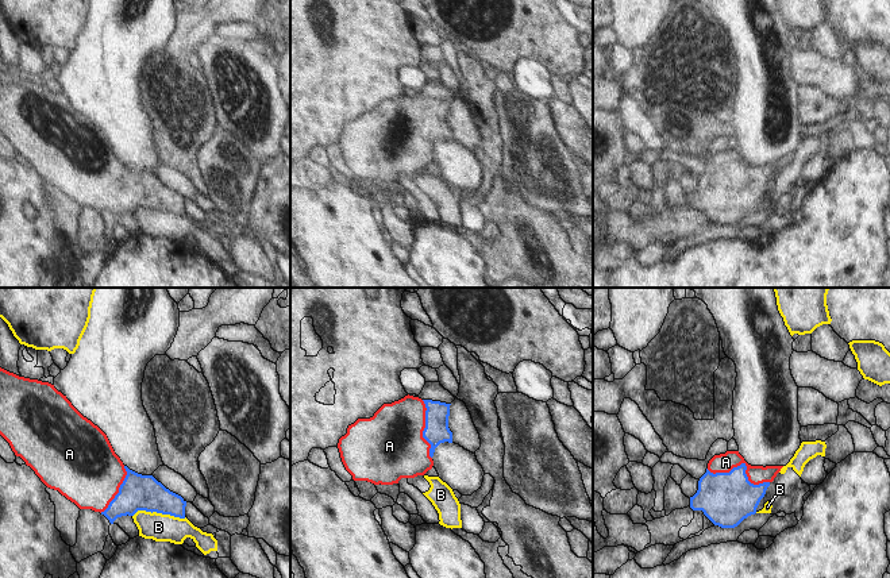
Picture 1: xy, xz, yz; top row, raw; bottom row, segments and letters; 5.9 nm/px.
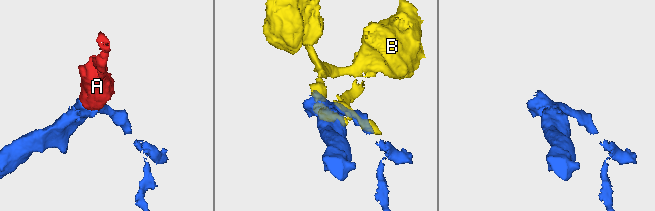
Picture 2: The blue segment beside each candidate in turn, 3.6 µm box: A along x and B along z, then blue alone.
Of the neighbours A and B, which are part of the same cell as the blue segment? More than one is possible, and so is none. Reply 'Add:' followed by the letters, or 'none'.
Add: A.

